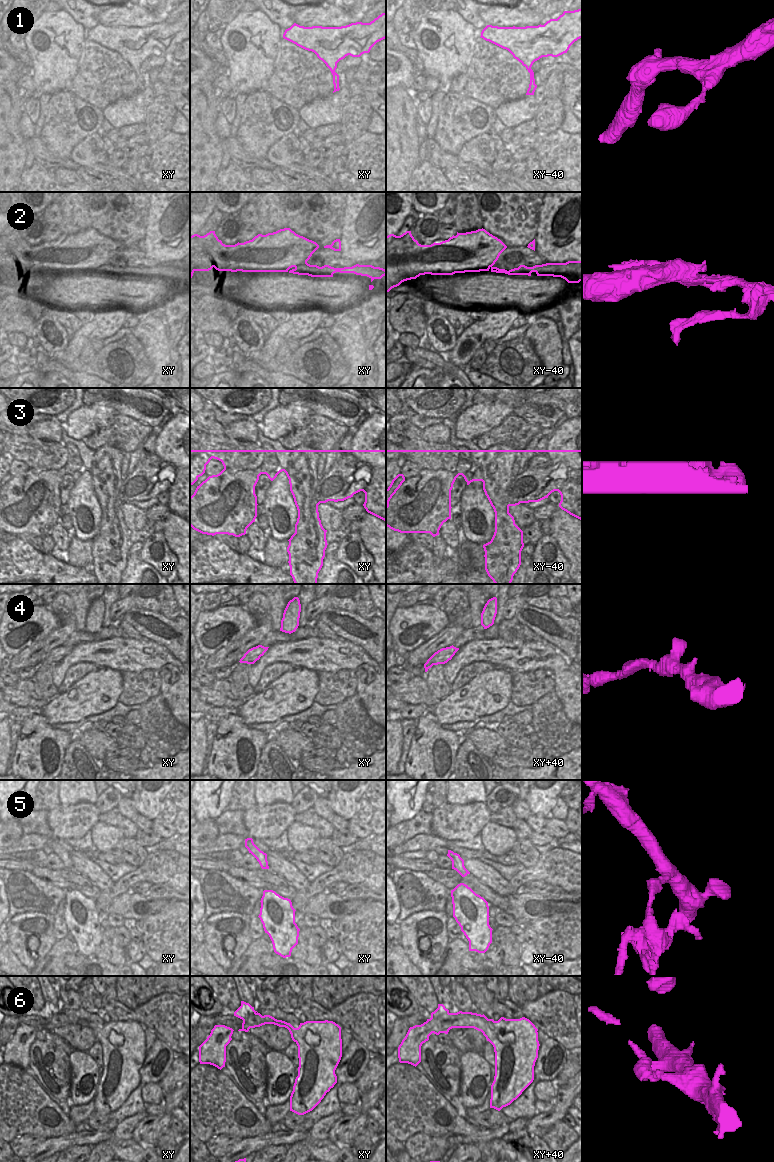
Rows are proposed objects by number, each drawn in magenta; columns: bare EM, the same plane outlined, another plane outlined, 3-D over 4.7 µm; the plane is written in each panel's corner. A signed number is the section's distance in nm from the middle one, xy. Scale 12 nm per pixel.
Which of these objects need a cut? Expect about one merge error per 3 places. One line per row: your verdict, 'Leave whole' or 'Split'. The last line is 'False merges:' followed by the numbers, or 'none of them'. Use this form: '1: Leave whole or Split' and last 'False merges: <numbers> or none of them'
1: Leave whole
2: Split
3: Split
4: Leave whole
5: Split
6: Leave whole
False merges: 2, 3, 5

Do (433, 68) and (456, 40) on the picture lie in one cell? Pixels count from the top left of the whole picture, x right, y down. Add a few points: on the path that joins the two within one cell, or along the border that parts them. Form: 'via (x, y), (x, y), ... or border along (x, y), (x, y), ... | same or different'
via (441, 60), (446, 53), (448, 45) | same

